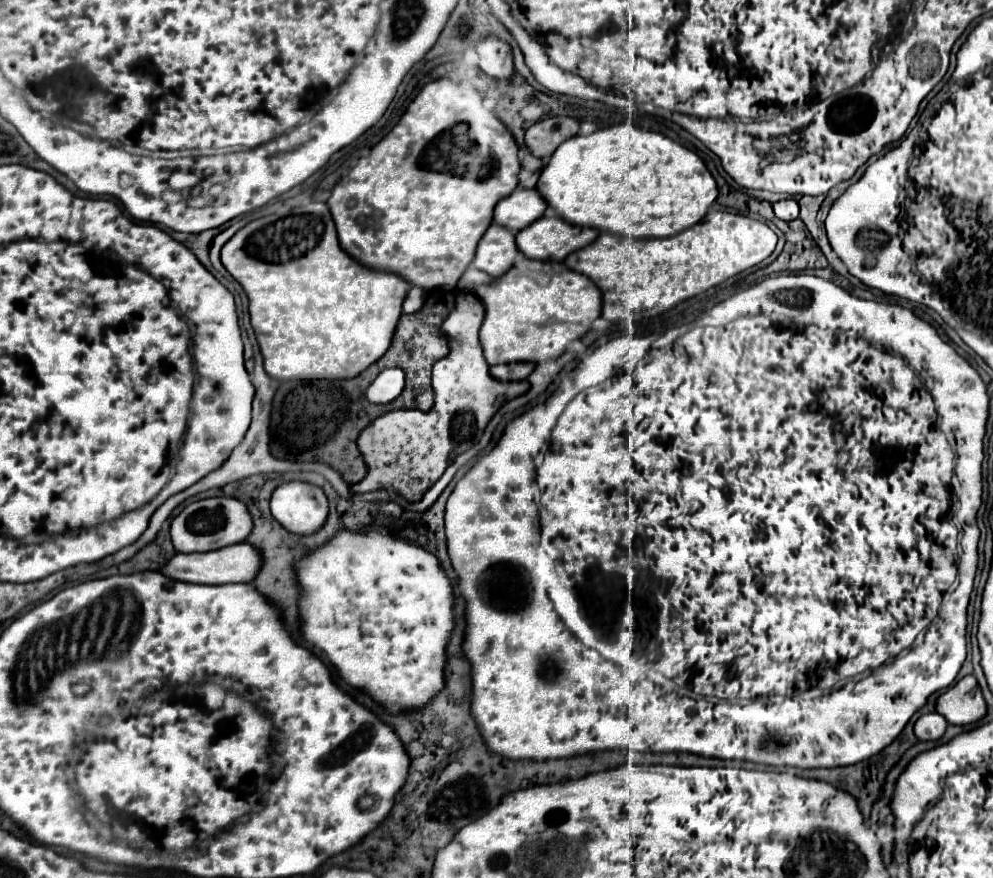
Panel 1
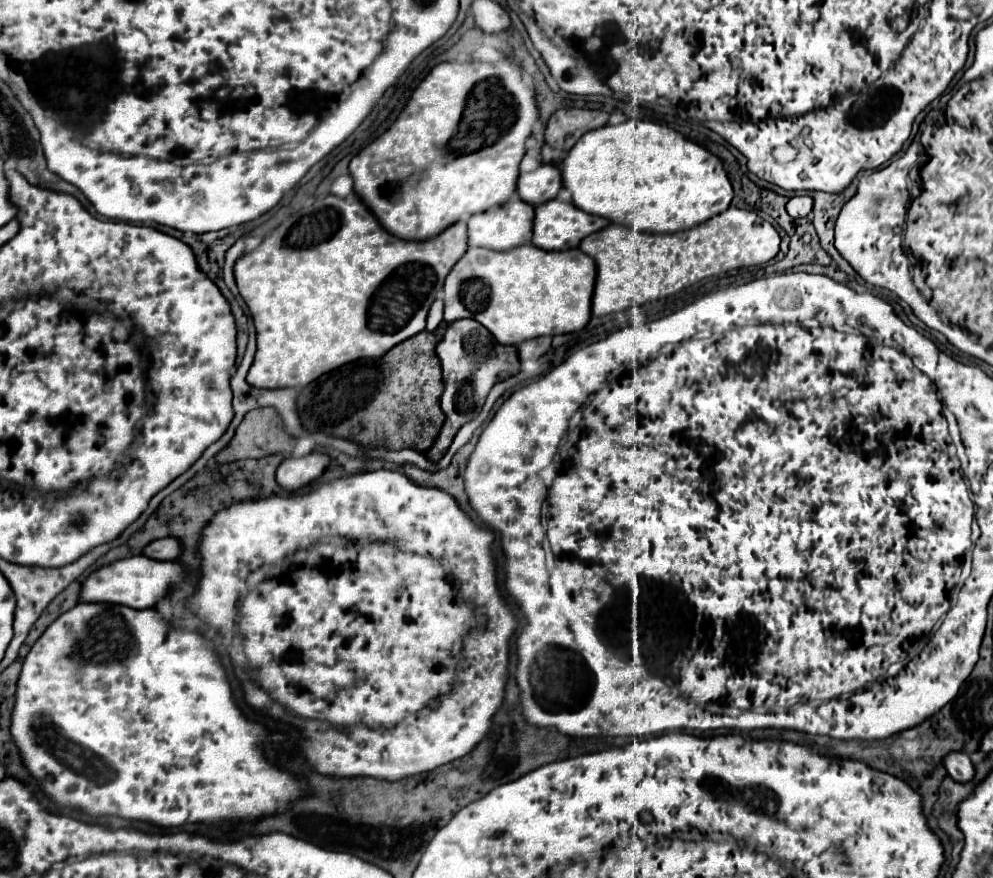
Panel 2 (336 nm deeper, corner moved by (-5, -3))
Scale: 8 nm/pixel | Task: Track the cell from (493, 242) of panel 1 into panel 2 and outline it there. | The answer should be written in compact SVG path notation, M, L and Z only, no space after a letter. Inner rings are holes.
M512 197L506 205L492 207L468 219L468 245L494 251L514 249L532 237L534 207Z

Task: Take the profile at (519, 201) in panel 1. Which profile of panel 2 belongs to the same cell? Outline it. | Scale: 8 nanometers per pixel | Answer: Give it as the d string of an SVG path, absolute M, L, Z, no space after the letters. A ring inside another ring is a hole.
M542 163L530 173L522 173L518 179L518 195L530 205L550 201L562 189L562 173L556 163Z

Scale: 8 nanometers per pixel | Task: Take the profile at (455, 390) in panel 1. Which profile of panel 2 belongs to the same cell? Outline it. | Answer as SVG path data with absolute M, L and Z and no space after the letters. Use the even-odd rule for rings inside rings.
M460 319L460 321L450 323L442 341L436 347L436 355L442 363L444 393L440 397L440 405L446 415L446 421L444 421L440 437L436 439L432 449L428 451L428 457L434 461L440 459L444 455L444 451L450 447L456 431L480 413L492 385L516 375L520 369L518 349L500 345L492 337L492 333L474 319Z

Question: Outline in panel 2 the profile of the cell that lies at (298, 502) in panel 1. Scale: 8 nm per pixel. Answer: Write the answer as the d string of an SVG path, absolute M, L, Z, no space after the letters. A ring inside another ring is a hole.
M308 453L304 457L288 457L280 463L276 471L276 481L284 491L300 489L314 479L318 479L330 463L330 457L324 453Z

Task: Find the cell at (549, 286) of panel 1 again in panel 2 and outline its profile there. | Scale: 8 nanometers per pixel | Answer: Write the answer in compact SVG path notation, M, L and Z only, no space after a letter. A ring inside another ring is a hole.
M532 243L520 245L520 249L510 249L496 253L492 249L472 249L452 267L444 285L444 321L452 323L464 317L472 317L482 323L502 345L520 345L526 339L542 335L562 335L572 333L590 321L592 291L596 281L596 263L592 257L580 249L566 251L544 251Z

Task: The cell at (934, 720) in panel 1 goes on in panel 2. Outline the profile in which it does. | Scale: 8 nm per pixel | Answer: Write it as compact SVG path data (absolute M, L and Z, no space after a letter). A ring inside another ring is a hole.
M956 751L956 753L946 755L944 765L946 765L948 775L950 775L956 783L968 783L968 781L972 781L974 775L976 775L972 761L970 761L968 755L962 753L962 751Z

